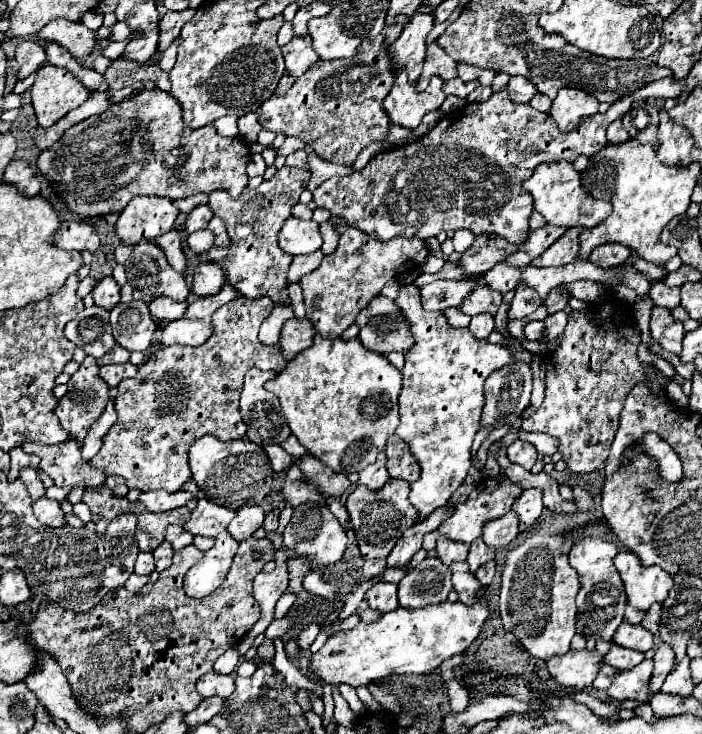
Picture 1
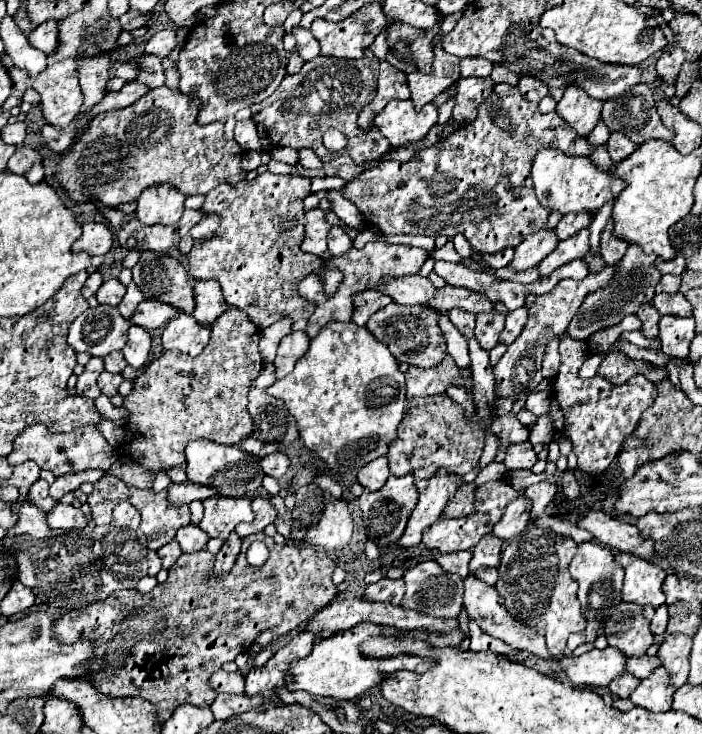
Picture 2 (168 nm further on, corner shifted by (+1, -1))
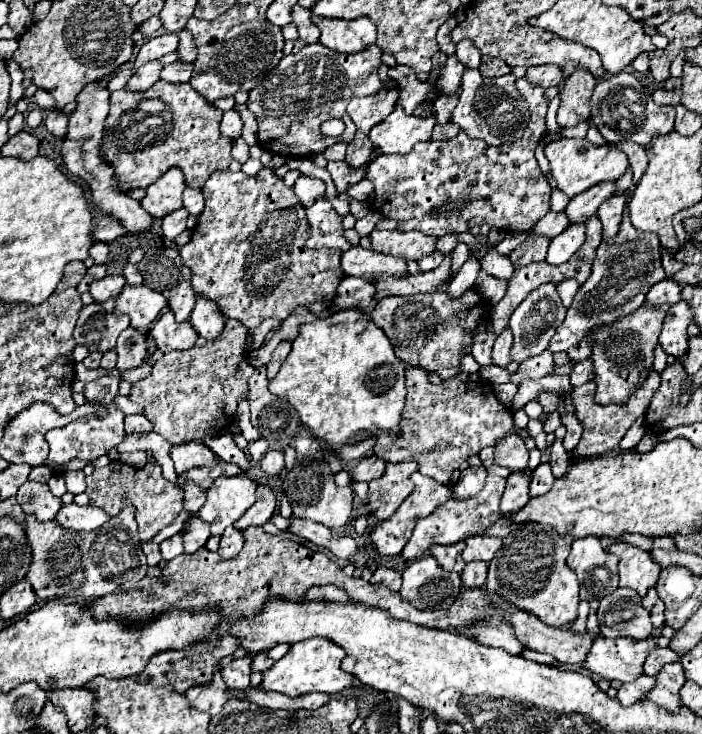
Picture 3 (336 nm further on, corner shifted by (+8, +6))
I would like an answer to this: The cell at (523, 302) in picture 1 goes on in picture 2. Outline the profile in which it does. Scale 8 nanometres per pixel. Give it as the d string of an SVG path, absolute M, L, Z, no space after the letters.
M517 308L517 310L509 312L507 320L505 320L505 330L503 330L499 342L505 346L515 342L515 338L521 334L525 322L527 322L527 308Z

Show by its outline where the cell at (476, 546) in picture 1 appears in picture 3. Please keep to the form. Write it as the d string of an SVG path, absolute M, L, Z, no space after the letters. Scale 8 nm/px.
M474 535L466 539L466 549L462 553L464 561L490 561L496 551L500 549L502 539L500 537L488 537L488 535Z

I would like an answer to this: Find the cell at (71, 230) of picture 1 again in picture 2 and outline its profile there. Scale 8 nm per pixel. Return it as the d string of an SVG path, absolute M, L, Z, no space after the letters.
M89 222L89 224L83 224L83 234L73 246L81 246L79 250L87 250L89 256L107 254L113 246L113 234L105 224Z

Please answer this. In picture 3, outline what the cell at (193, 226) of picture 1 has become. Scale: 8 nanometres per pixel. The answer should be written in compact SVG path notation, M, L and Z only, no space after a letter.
M184 207L174 211L174 213L170 213L170 215L166 215L162 219L162 231L164 231L164 235L170 241L174 241L186 229L186 219L188 219L188 211Z

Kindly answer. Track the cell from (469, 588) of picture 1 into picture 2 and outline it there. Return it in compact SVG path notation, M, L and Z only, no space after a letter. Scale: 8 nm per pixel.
M475 576L465 578L465 610L467 610L469 618L473 618L485 634L489 634L493 638L499 638L499 640L503 640L505 644L509 644L513 648L527 650L527 652L531 652L531 654L535 654L543 660L551 660L551 656L547 652L547 646L545 646L543 630L531 630L531 626L523 626L515 618L511 618L511 614L507 612L505 602L499 596L499 592L493 586L477 580Z

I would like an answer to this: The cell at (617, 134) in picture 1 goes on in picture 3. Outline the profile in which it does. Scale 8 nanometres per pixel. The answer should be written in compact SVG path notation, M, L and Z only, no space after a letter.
M630 141L610 143L610 147L620 149L620 151L622 151L622 153L628 157L628 163L630 163L630 169L632 169L634 179L640 179L640 175L644 173L644 167L646 167L646 155L644 155L644 147L640 147L638 143L630 143Z

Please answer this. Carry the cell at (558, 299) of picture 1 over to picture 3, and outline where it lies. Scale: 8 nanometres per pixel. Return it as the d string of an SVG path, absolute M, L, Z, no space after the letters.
M546 283L546 285L540 285L538 289L534 289L516 307L516 311L510 317L508 325L510 325L512 333L514 333L514 343L512 343L512 349L510 349L510 361L524 363L526 359L530 359L534 355L540 355L548 347L550 337L554 335L556 327L564 321L564 317L566 317L566 307L562 305L556 283Z

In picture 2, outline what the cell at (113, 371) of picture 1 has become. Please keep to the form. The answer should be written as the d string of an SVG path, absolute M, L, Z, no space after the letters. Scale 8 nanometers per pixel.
M101 372L101 376L97 378L97 386L101 388L101 392L105 396L115 396L117 394L117 388L119 384L123 382L125 378L121 374L111 374L111 372Z

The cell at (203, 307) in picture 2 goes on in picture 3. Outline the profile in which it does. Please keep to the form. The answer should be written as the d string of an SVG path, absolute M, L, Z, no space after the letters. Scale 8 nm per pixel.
M206 297L196 299L196 307L190 315L190 323L198 331L198 335L202 335L204 339L216 339L216 335L220 335L224 327L224 321L226 319L214 301Z

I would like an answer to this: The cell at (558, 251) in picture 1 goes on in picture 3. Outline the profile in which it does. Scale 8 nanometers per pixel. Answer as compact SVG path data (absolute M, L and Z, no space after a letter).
M574 223L568 229L564 229L558 237L550 241L546 263L550 265L566 263L566 259L570 259L582 247L584 237L586 237L586 227L580 223Z

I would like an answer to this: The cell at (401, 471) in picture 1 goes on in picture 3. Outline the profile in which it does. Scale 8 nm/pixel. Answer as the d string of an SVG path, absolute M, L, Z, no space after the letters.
M408 367L406 391L406 407L400 423L392 431L380 431L374 453L388 463L414 461L422 475L428 475L438 483L448 485L452 471L470 455L496 445L500 439L508 437L510 431L518 431L512 411L496 399L494 391L488 395L486 385L480 381L454 379L450 383L432 385L424 369Z

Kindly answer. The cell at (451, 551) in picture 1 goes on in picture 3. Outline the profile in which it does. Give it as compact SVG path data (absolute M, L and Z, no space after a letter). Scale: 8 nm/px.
M464 541L454 543L454 545L432 545L432 547L430 547L430 555L438 561L438 565L440 565L444 571L462 573L462 569L464 569L462 549L464 549Z

